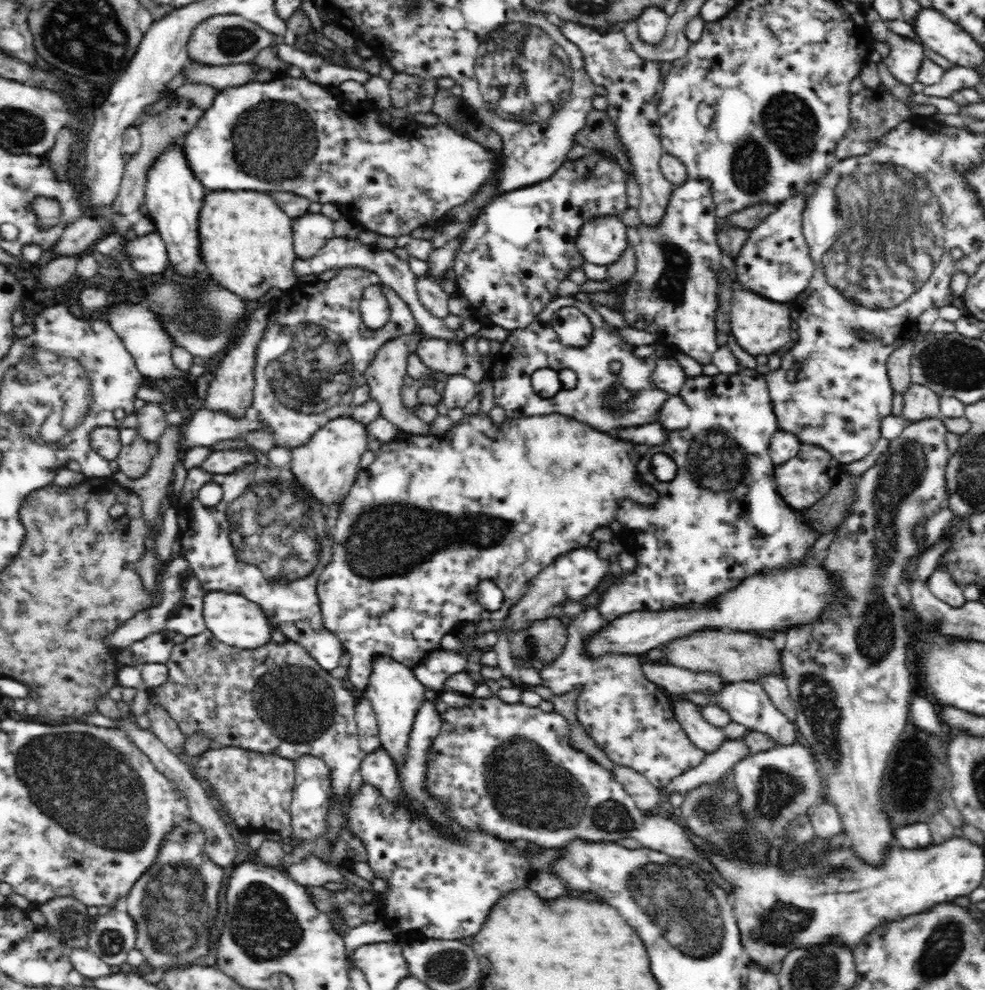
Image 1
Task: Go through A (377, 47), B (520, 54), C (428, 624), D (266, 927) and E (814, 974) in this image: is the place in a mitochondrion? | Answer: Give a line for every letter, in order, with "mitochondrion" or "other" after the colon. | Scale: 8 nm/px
A: other
B: mitochondrion
C: other
D: mitochondrion
E: mitochondrion

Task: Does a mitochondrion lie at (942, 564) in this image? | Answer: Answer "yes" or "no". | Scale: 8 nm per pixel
no

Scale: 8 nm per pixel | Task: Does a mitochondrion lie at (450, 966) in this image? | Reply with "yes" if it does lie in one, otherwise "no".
yes

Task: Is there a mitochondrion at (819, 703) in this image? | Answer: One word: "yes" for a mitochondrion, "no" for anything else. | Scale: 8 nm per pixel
yes

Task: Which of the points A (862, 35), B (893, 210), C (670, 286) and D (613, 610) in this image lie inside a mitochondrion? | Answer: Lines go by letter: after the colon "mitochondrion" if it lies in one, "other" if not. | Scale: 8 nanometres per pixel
A: other
B: mitochondrion
C: mitochondrion
D: other

